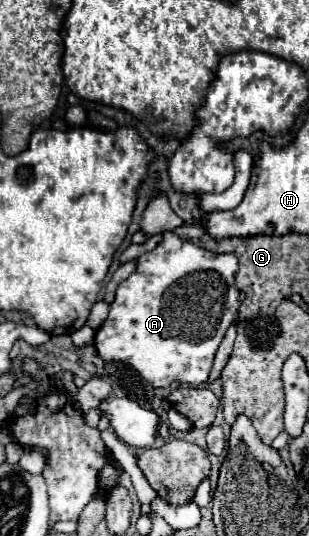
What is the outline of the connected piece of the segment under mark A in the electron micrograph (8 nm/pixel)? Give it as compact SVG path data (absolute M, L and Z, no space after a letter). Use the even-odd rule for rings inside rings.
M166 231L164 241L154 251L142 255L134 273L116 289L116 299L110 305L108 319L94 335L98 355L104 363L122 361L132 365L154 389L164 389L172 383L190 387L206 383L216 349L224 339L226 329L234 323L240 307L236 269L238 261L232 257L232 253L212 253L186 239L180 239L172 231Z

